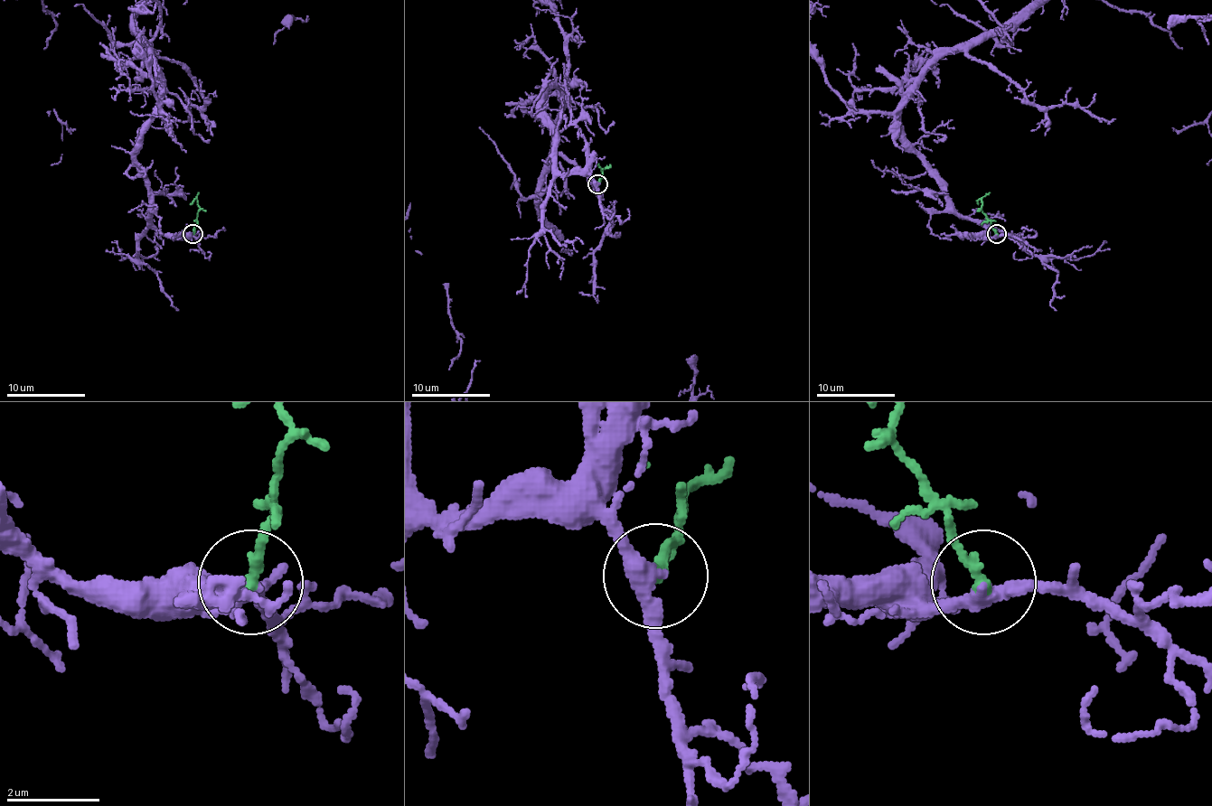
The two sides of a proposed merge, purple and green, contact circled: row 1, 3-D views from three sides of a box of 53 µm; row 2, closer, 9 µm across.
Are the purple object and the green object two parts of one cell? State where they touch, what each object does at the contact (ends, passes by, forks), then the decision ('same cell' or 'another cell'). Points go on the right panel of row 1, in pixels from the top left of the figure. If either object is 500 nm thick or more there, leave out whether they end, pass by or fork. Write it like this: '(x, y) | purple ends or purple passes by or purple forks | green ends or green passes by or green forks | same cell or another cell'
(997, 234) | purple passes by | green ends | same cell

